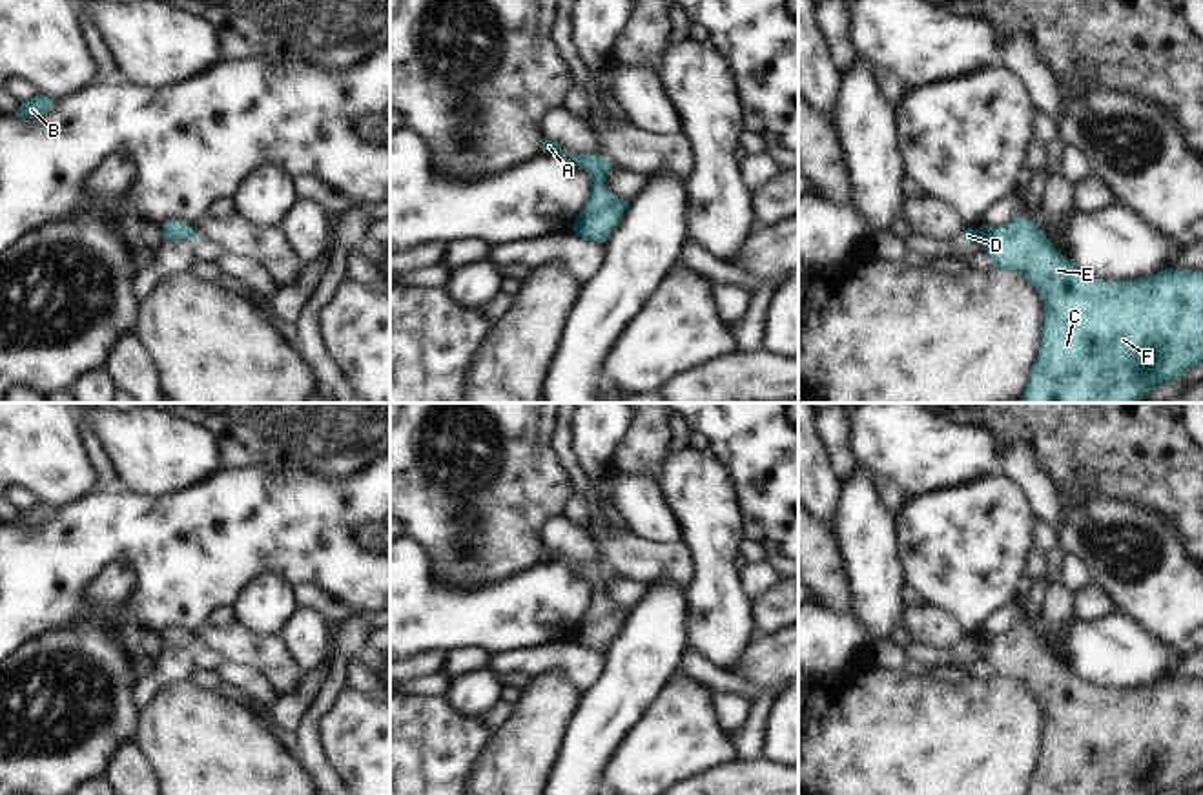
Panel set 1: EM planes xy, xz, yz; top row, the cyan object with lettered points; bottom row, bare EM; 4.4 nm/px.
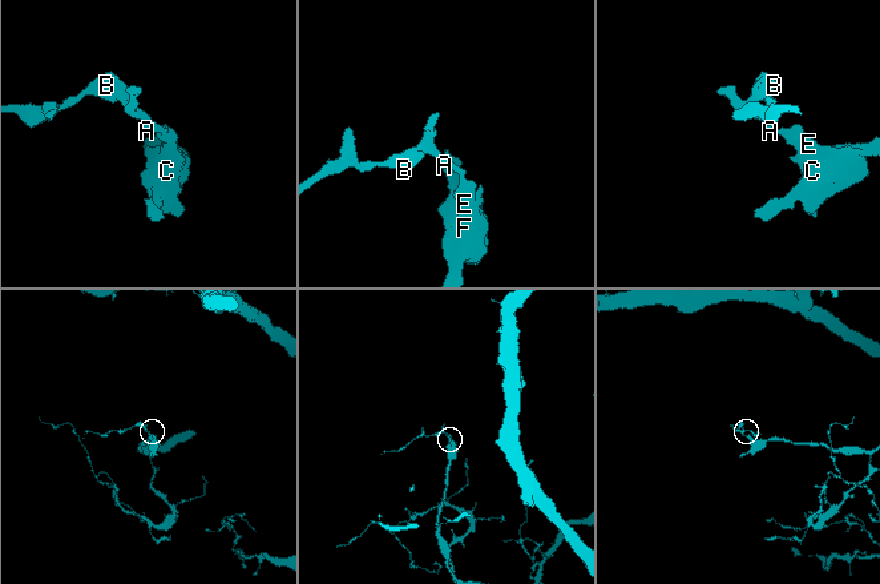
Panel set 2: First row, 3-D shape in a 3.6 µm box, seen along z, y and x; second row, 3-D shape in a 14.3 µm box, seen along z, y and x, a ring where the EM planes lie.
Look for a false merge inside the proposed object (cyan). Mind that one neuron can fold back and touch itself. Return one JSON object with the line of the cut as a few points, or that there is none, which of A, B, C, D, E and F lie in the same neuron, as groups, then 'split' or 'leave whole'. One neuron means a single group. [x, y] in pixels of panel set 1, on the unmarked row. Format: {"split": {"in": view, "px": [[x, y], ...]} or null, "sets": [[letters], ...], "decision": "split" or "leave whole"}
{"split": null, "sets": [["A", "B", "C", "D", "E", "F"]], "decision": "leave whole"}

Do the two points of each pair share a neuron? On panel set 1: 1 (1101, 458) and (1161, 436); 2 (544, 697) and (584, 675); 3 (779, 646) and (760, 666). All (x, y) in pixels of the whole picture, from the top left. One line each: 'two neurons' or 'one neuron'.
1: one neuron
2: two neurons
3: one neuron

